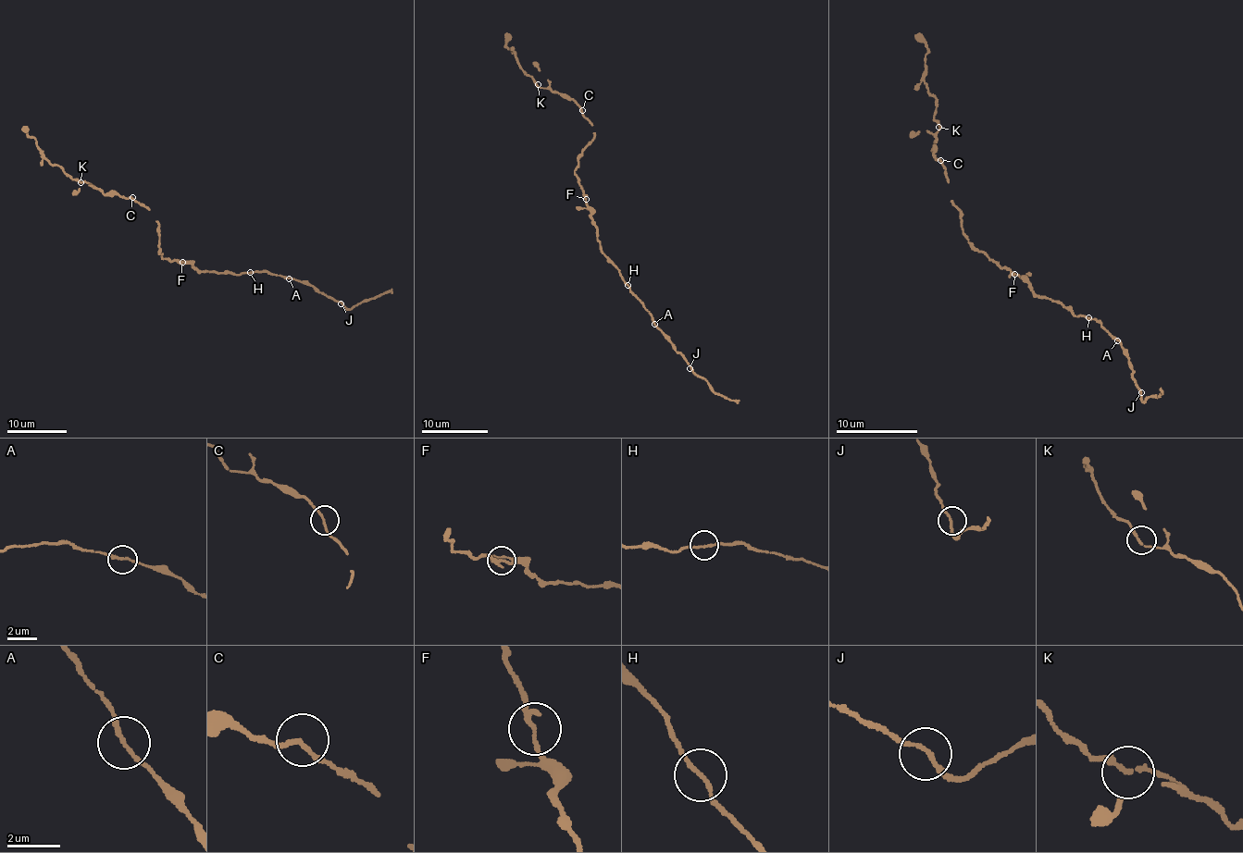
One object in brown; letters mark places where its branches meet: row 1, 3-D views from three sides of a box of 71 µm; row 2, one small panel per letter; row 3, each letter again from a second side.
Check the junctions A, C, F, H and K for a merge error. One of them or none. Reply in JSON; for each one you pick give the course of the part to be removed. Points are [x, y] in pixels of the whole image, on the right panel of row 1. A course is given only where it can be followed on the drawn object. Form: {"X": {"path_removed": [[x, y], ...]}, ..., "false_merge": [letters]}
{"A": {"path_removed": [[1118, 341], [1144, 402], [1159, 396], [1161, 389]]}, "false_merge": ["A"]}

